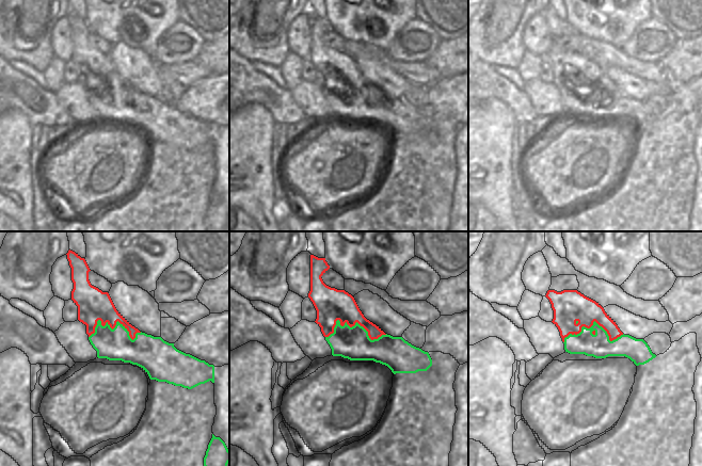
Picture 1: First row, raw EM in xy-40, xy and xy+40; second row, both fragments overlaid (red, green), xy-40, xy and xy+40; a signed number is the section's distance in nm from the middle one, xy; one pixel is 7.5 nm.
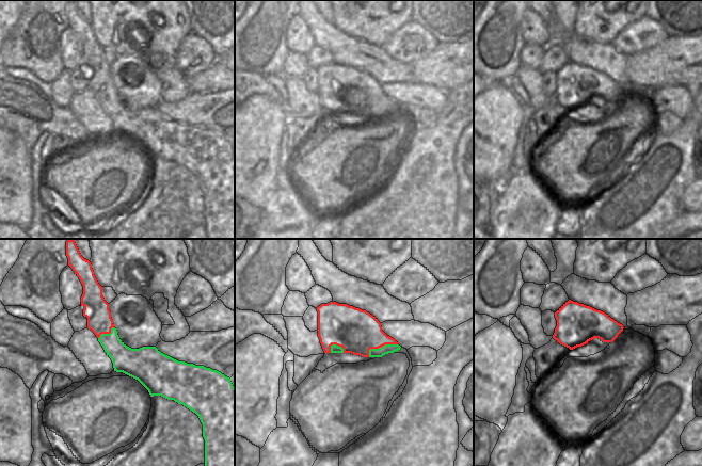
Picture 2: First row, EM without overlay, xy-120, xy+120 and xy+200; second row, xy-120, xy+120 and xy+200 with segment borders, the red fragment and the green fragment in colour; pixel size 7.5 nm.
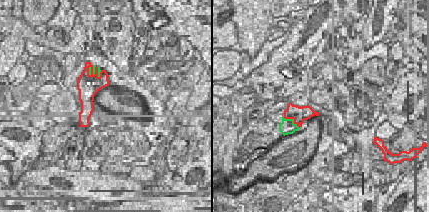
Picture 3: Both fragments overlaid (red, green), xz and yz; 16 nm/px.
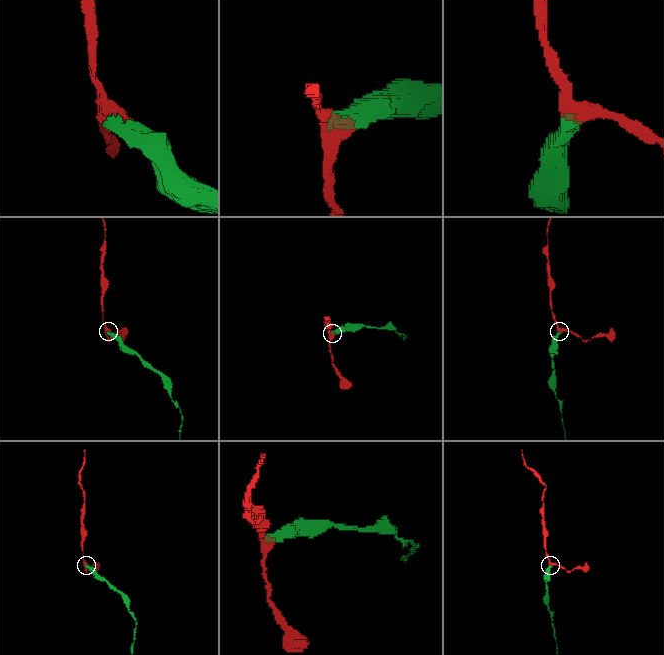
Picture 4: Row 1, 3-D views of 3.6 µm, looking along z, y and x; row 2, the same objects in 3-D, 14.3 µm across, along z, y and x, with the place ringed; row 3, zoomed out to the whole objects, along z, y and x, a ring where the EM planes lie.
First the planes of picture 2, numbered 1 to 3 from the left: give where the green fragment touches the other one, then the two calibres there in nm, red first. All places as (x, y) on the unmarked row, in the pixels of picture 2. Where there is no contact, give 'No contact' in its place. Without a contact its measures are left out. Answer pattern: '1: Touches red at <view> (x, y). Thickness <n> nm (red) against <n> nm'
1: Touches red at xy-120 (106, 94). Thickness 190 nm (red) against 200 nm
2: Touches red at xy+120 (380, 108). Thickness 320 nm (red) against 70 nm
3: No contact

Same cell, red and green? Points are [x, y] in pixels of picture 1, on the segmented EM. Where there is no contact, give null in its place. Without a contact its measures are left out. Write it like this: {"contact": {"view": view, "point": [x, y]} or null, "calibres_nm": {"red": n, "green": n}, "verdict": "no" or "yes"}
{"contact": {"view": "xy-40", "point": [113, 327]}, "calibres_nm": {"red": 240, "green": 240}, "verdict": "yes"}

